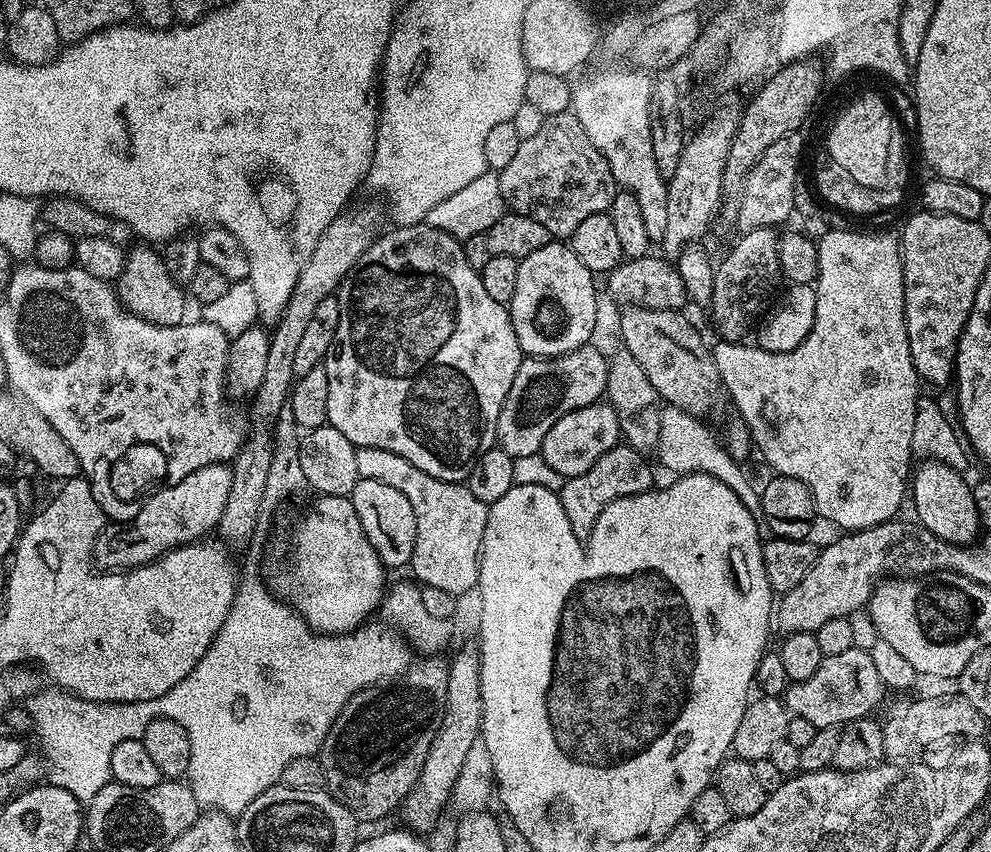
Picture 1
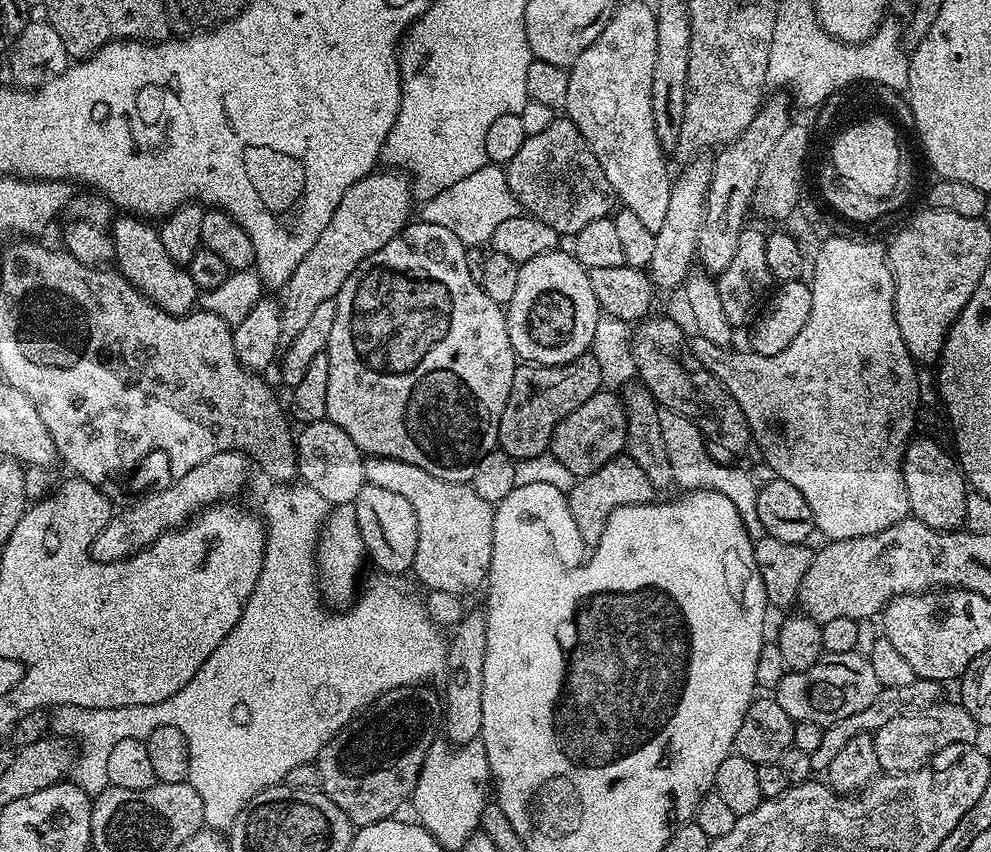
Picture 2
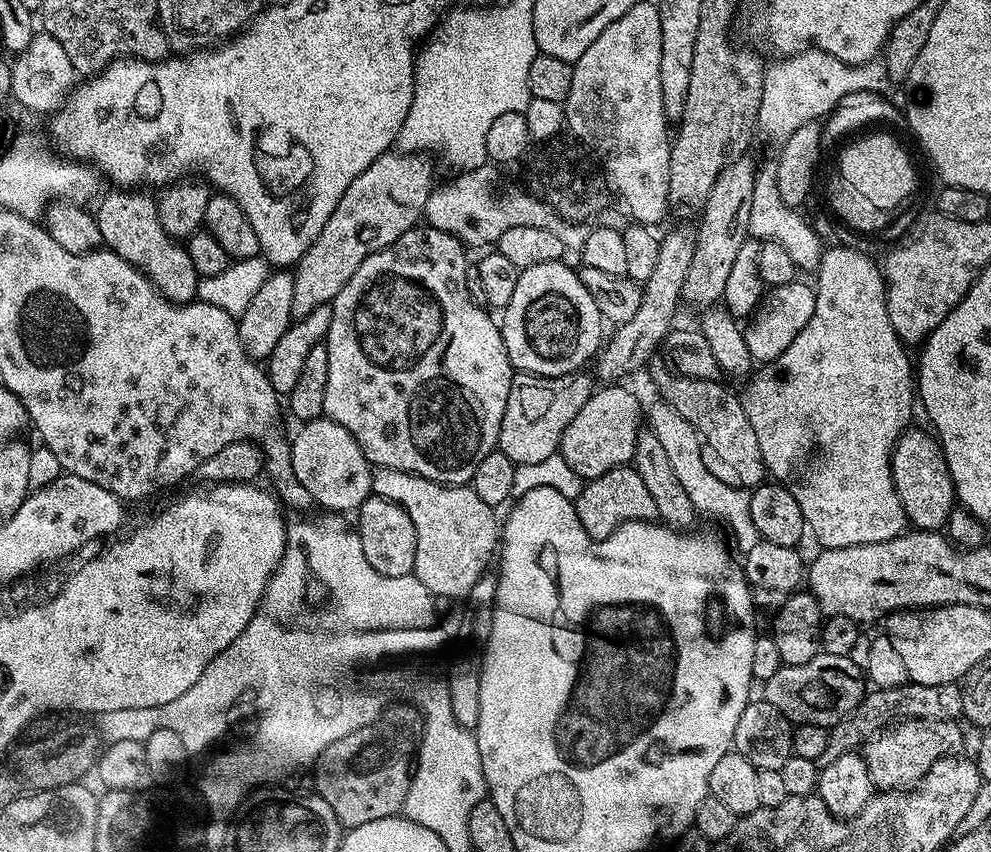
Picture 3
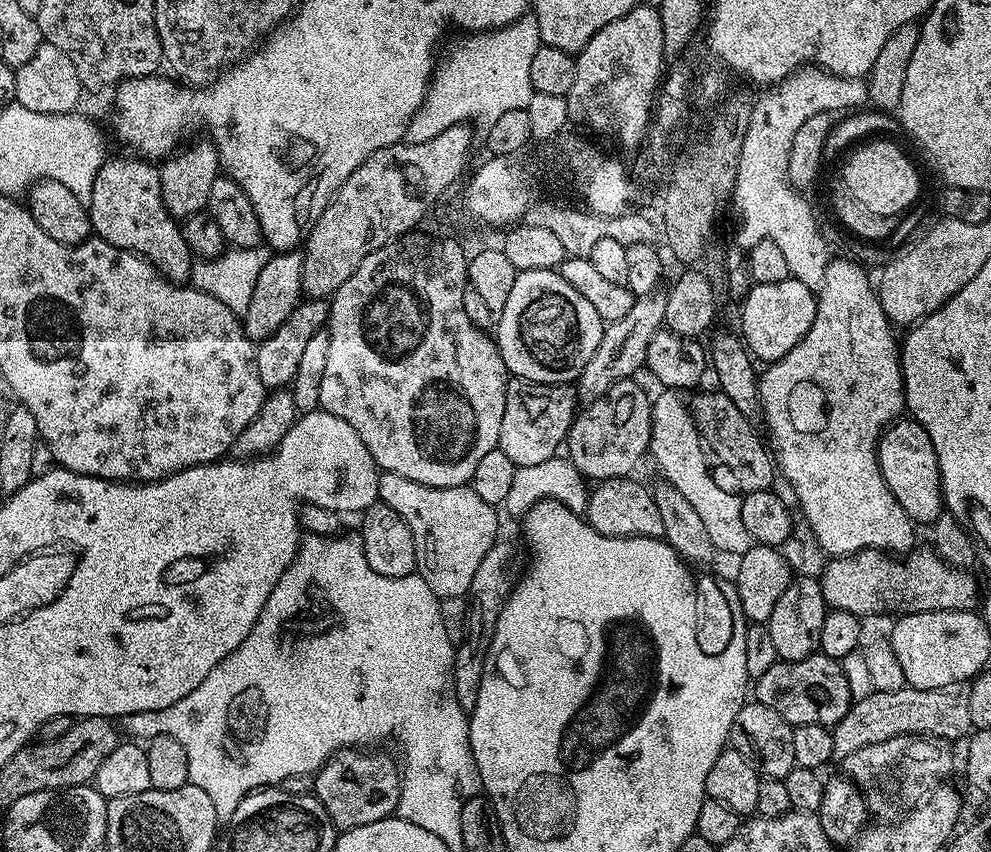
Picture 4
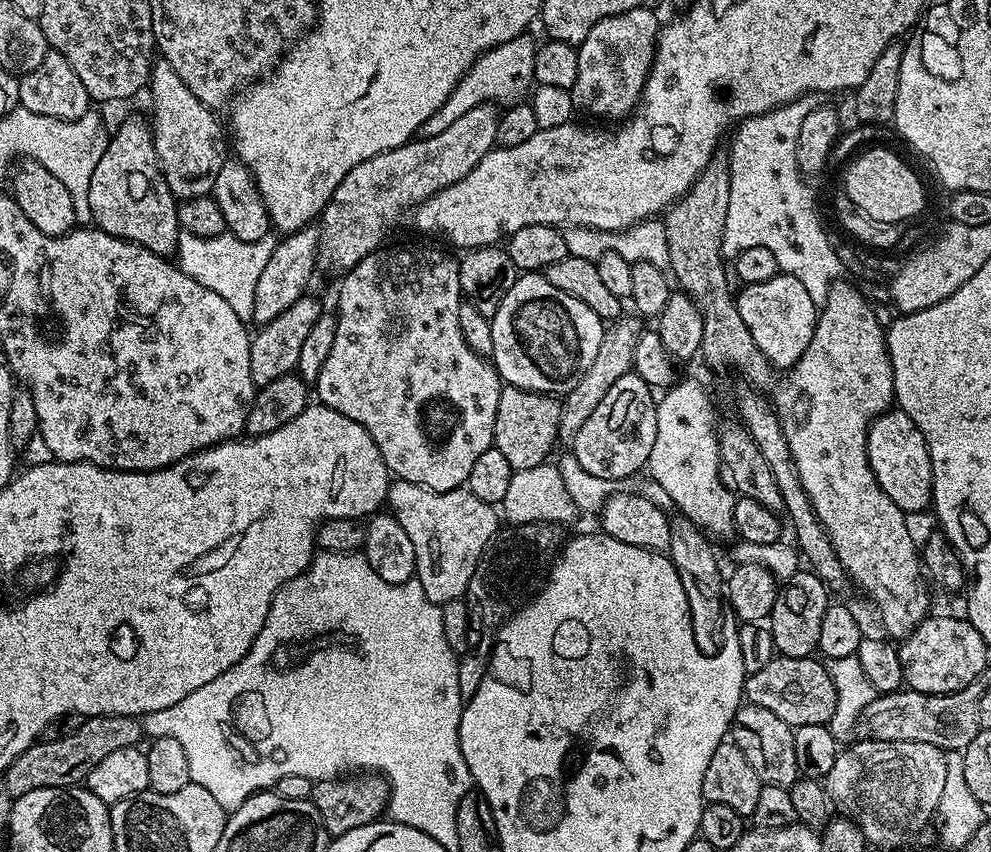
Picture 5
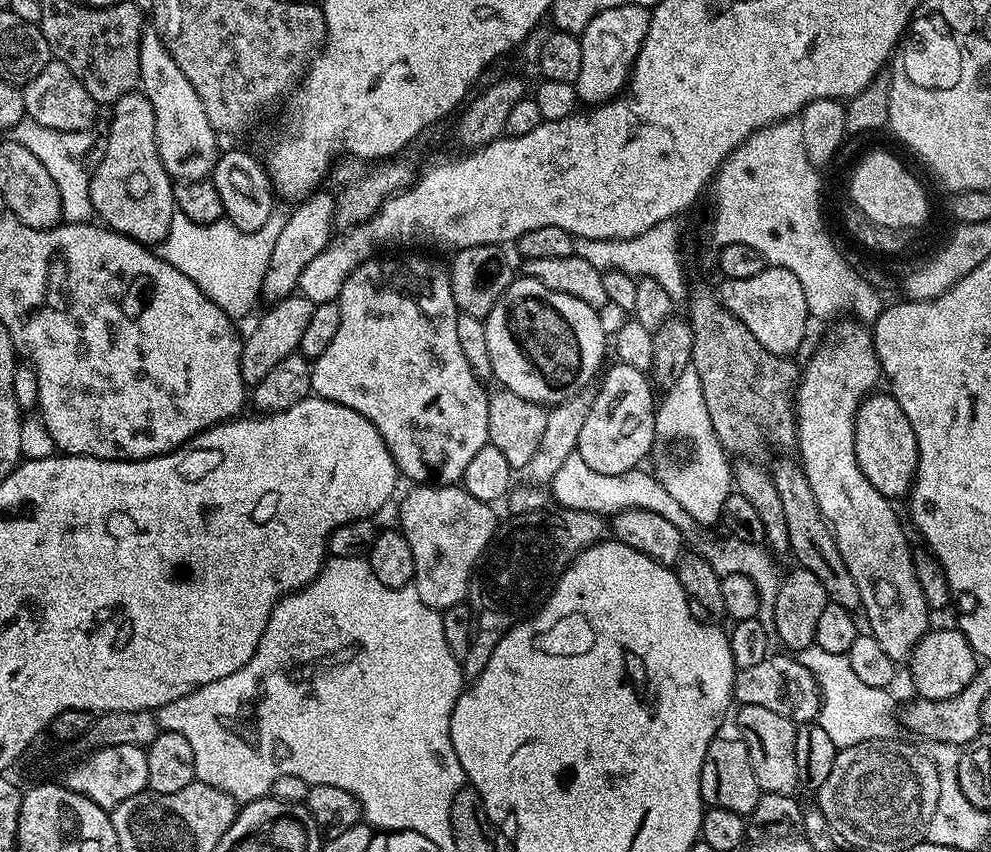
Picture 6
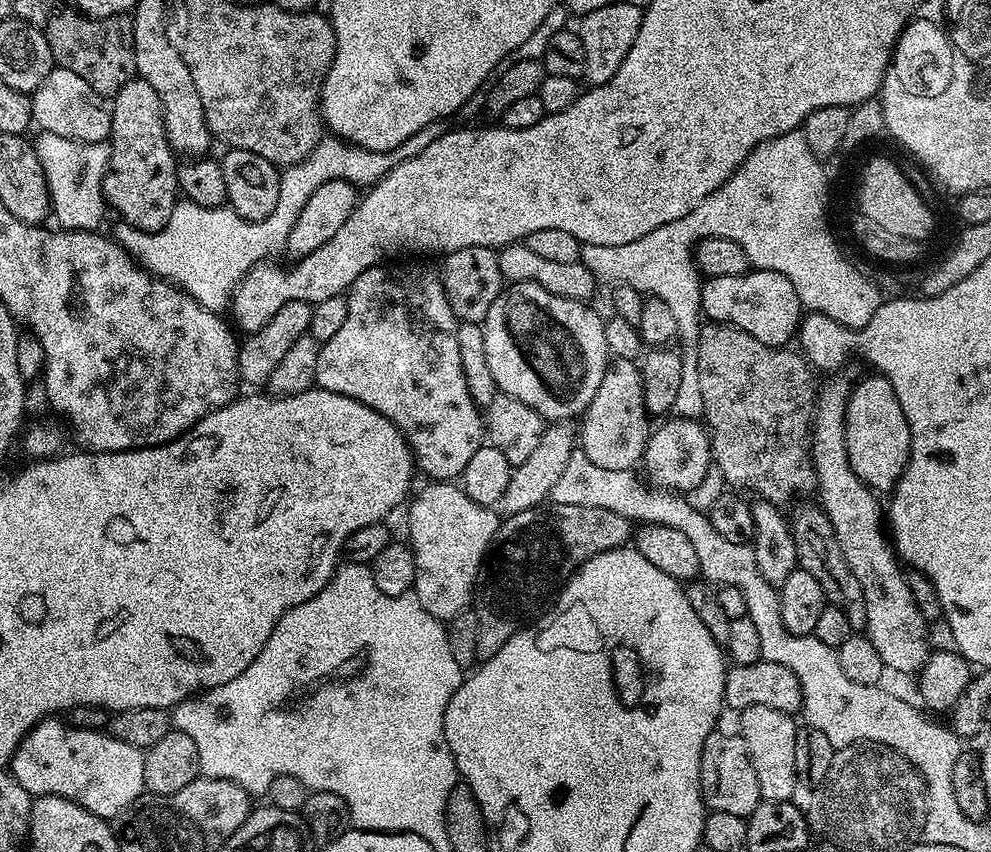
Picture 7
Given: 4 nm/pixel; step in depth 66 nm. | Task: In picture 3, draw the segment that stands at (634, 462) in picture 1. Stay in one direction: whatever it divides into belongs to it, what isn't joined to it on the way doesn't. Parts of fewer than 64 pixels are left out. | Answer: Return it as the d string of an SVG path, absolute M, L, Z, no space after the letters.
M632 466L606 470L606 474L587 481L574 503L578 522L582 522L582 530L586 530L593 542L614 534L614 530L628 520L655 521L658 517L658 506L654 506L654 498L650 490L646 490L642 474L638 474Z

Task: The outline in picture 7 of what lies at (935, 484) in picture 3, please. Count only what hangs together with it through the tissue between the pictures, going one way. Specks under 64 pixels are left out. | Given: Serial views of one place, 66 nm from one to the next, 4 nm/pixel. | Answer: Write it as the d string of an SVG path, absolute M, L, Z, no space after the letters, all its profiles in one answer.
M864 376L848 393L848 409L844 415L844 441L848 465L869 488L880 494L891 493L906 470L910 458L910 426L906 414L894 394L894 386L885 376Z

